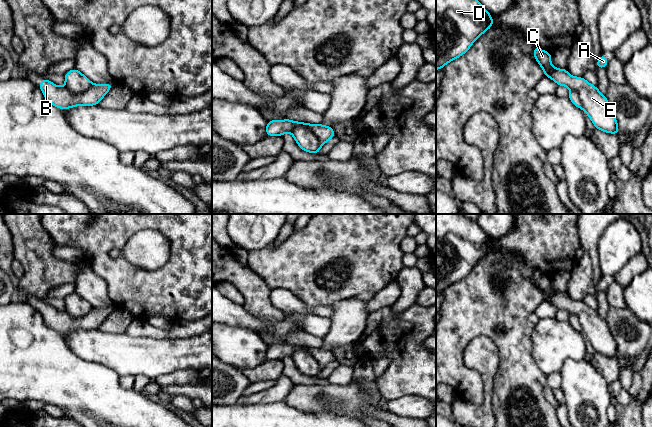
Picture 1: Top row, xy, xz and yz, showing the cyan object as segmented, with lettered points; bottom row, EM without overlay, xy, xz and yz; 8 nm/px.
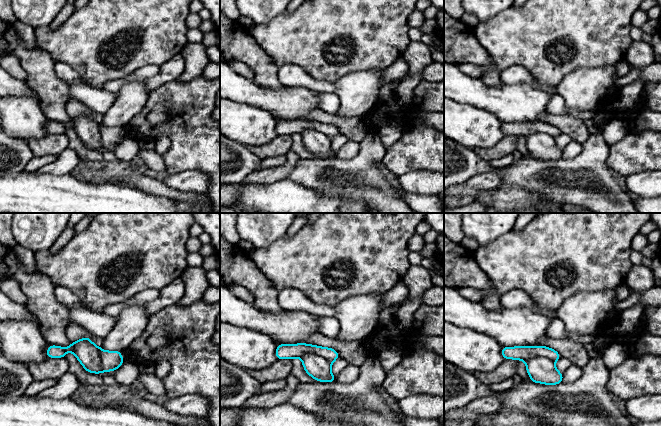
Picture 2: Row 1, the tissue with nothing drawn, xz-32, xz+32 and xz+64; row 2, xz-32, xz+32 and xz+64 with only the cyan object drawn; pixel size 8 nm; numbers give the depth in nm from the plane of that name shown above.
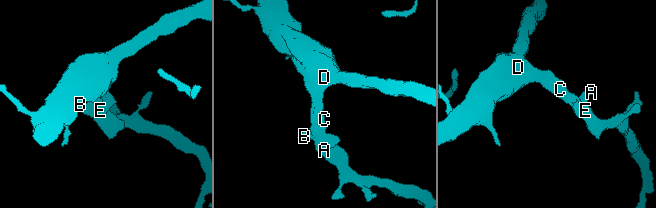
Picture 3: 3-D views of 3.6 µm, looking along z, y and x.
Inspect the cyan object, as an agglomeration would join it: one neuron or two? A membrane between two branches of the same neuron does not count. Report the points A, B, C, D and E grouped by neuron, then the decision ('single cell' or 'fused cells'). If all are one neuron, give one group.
groups A B / C D E; fused cells

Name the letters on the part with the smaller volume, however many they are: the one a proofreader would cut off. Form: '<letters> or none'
A, B

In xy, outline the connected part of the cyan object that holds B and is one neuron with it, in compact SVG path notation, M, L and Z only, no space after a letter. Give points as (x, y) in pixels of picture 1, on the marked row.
M43 77L41 84L38 86L45 99L52 105L60 109L69 109L75 106L92 106L99 105L101 99L114 86L112 83L92 84L92 86L83 93L72 93L67 87L59 87Z

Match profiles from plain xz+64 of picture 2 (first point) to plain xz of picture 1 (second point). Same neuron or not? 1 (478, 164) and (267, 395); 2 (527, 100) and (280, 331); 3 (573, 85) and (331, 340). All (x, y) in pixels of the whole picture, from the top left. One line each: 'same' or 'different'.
1: different
2: same
3: same

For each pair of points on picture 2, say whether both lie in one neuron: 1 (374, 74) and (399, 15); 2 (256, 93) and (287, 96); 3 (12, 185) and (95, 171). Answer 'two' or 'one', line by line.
1: two
2: one
3: two

